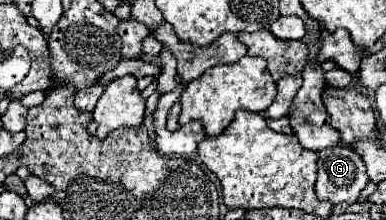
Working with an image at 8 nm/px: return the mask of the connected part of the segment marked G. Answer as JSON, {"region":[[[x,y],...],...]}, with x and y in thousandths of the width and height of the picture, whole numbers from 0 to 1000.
{"region":[[[902,664],[839,673],[824,691],[819,891],[860,927],[917,927],[948,855],[953,791],[933,709]]]}

